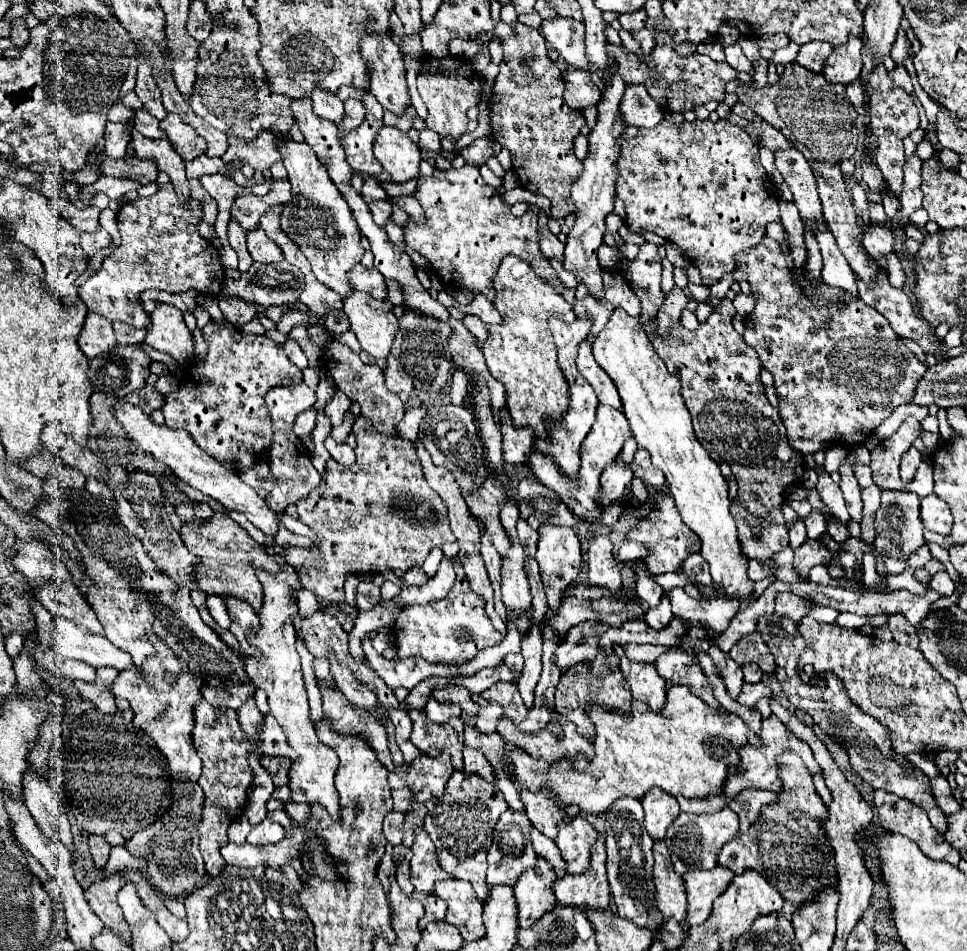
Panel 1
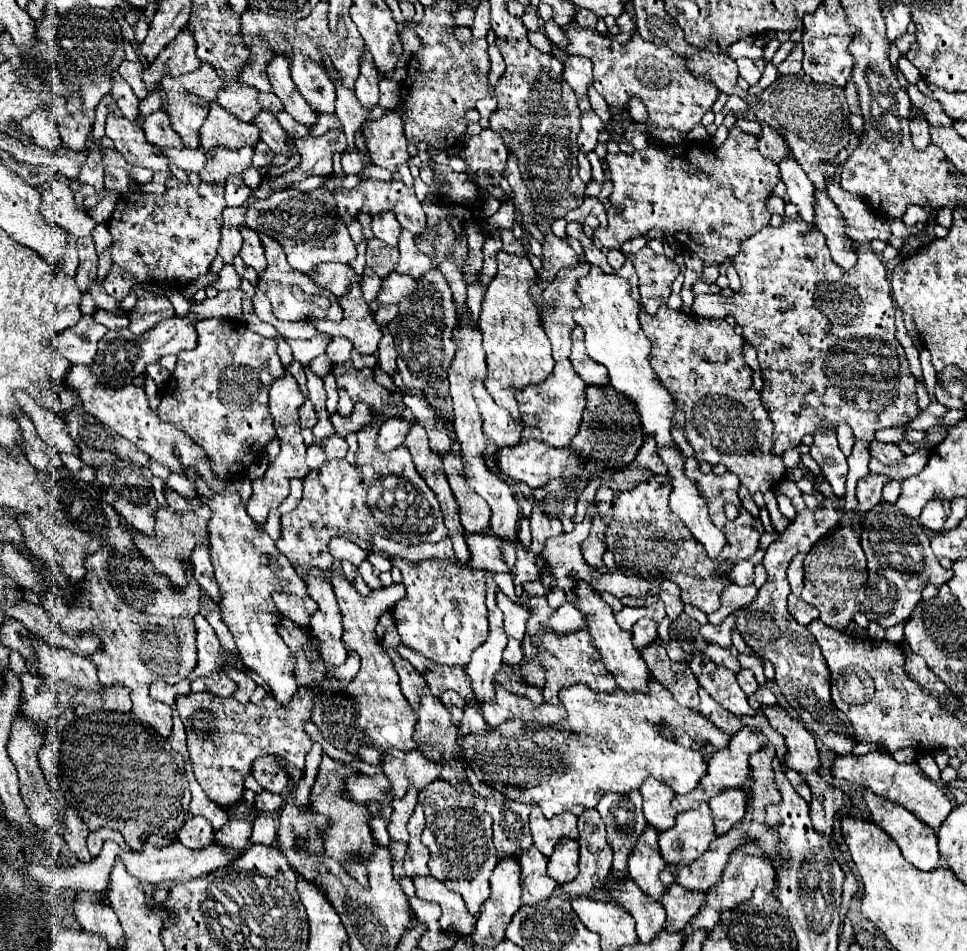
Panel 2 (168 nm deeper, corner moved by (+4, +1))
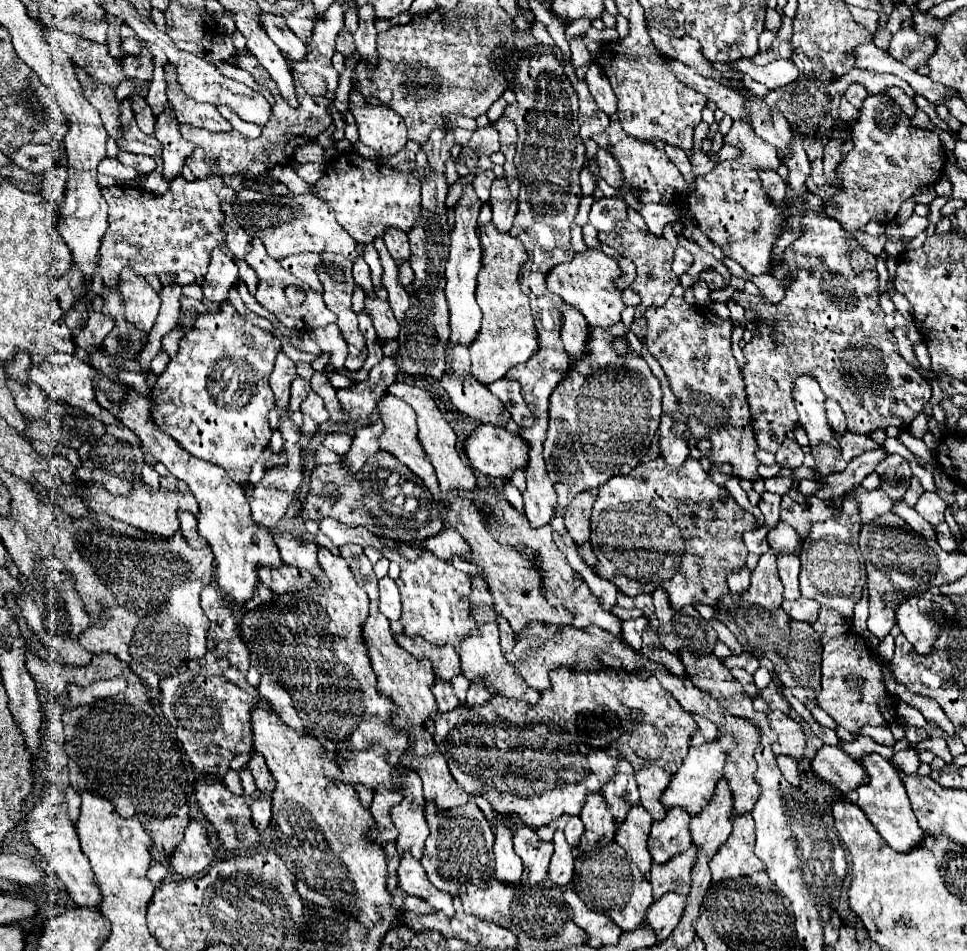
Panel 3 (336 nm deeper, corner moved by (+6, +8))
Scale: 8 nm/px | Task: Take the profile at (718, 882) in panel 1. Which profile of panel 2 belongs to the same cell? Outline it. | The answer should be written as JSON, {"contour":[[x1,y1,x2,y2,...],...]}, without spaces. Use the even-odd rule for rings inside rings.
{"contour":[[673,883,667,893,663,895,663,909,667,911,667,925,669,933,683,931,685,925,699,913,699,907,705,901,705,893,699,891,685,891,681,885]]}

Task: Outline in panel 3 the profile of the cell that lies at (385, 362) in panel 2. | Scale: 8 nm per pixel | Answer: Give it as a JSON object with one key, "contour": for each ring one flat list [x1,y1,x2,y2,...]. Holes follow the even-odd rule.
{"contour":[[367,298,365,300,365,310,371,314,373,326,377,330,377,338,381,340,381,346,397,340,399,336,399,324,393,316,393,310,389,308,389,302,383,302,379,298]]}

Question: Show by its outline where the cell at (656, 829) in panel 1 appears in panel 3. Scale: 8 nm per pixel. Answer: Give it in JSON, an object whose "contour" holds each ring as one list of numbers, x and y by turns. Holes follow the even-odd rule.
{"contour":[[647,766,647,768,639,768,635,772,637,784,639,784,639,792,641,792,641,804,643,808,655,818,655,820,663,820,665,818,665,808,661,804,661,794,665,792,665,788,671,782,671,774,661,770,659,766]]}

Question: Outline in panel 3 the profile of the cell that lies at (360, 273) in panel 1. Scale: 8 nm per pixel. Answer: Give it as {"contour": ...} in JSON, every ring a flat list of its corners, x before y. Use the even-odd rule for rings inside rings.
{"contour":[[305,252,305,254,293,254,289,258,281,260,281,266,285,270,289,270,295,278,299,278,305,286,321,292,321,282,317,278,317,266,321,264,321,256,313,254,313,252]]}

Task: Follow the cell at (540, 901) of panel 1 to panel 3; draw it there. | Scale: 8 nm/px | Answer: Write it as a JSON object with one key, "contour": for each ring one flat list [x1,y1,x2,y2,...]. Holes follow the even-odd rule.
{"contour":[[517,828,513,842,517,856,525,864,523,886,541,884,547,878,547,866,553,854,553,844,541,842,531,828]]}

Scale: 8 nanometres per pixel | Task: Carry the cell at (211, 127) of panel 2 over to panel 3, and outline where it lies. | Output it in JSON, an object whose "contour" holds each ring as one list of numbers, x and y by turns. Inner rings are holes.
{"contour":[[165,64,165,80,167,80,167,96,175,108,175,114,181,124,205,128,211,132,233,132,233,126,219,114,215,106,193,102,183,94,177,82,177,70,171,64]]}

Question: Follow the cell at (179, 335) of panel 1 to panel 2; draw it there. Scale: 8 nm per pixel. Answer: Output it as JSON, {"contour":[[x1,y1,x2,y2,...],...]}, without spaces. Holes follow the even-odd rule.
{"contour":[[135,285,133,291,137,295,137,303,129,311,129,319,131,319,129,329,135,335,141,335,141,333,149,331,161,319,167,319,167,317,175,315,175,309,173,309,173,305,171,305,169,299,159,297,155,293,151,293,151,291,145,291,141,285]]}

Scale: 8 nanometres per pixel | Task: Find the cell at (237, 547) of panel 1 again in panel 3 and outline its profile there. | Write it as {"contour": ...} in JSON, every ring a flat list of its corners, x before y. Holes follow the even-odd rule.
{"contour":[[135,480,133,482,133,492,125,498,125,496,111,496,103,486,97,484,89,484,87,490,81,494,83,500,89,502,89,508,95,510,95,514,99,516,111,516,115,520,121,520,129,526,135,526,143,532,151,532,151,534,161,534,161,536,171,536,173,532,179,530,179,510,191,512,191,514,199,514,199,506,193,498,193,494,185,492,167,492,167,490,153,490,149,488,143,480]]}

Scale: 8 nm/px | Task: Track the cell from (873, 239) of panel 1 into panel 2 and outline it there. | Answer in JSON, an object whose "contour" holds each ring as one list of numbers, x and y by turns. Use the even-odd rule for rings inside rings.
{"contour":[[827,181,827,193,847,223,847,237,851,237,855,243,871,243,873,239,887,241,891,237,889,219,869,209,869,205,859,201,859,197,843,191,833,181]]}

